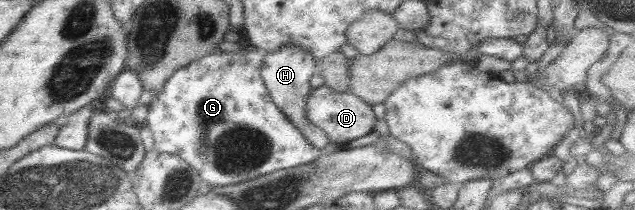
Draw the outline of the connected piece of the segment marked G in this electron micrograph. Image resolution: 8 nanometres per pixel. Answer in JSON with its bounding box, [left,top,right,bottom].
[142,42,322,187]

